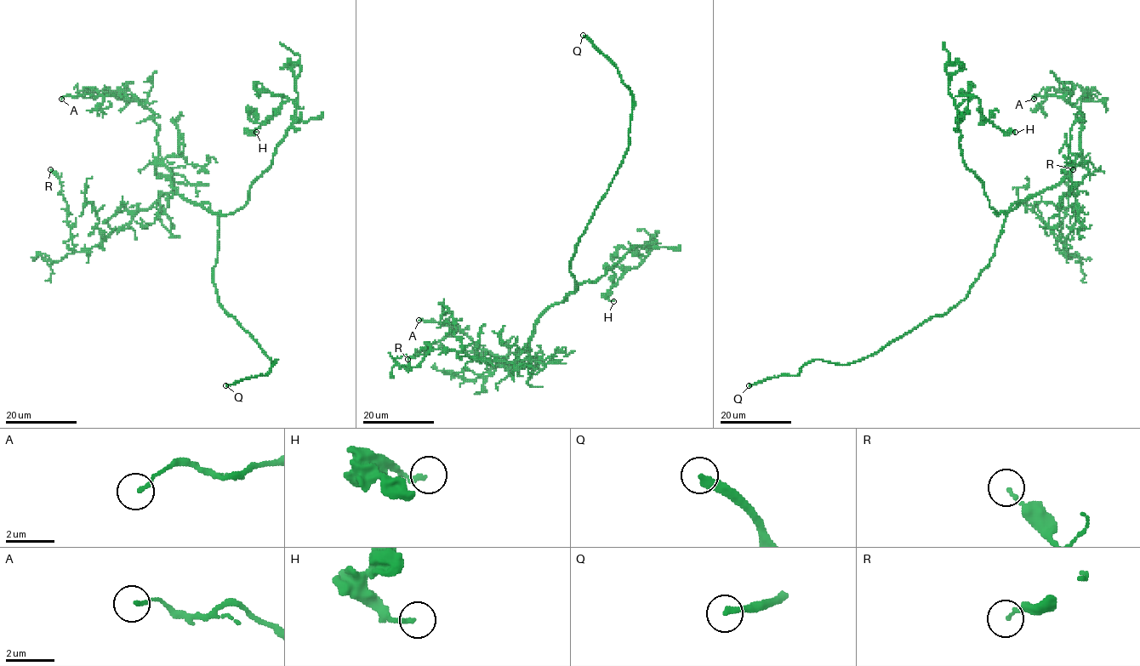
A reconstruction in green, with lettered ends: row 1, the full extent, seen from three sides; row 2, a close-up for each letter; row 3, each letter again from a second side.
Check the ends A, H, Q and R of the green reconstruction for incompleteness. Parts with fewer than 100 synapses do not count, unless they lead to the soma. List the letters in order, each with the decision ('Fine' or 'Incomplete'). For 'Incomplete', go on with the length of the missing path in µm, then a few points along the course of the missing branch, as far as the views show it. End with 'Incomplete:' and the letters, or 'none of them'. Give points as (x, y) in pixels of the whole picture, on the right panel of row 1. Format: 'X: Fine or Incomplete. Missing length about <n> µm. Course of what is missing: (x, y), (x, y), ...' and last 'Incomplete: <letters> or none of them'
A: Fine
H: Fine
Q: Incomplete. Missing length about 10 µm. Course of what is missing: (749, 385), (742, 390), (734, 385), (730, 388)
R: Fine
Incomplete: Q

